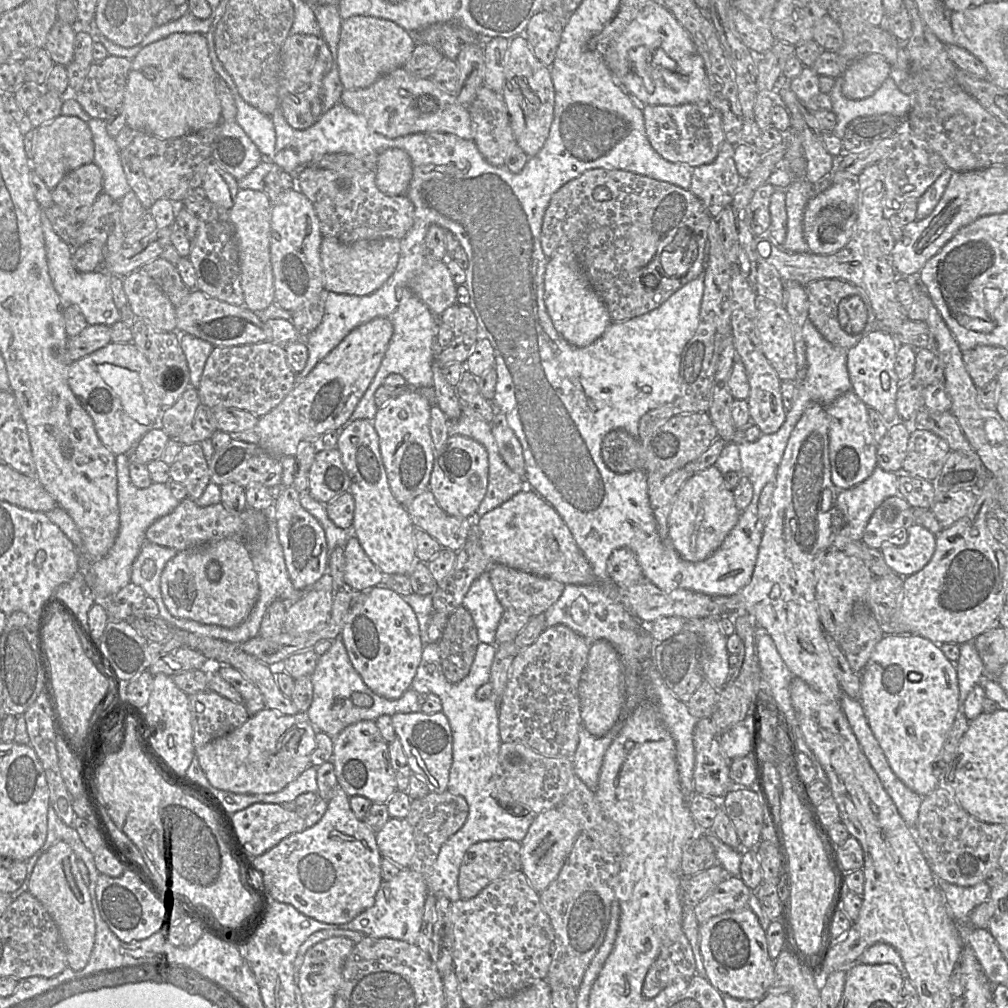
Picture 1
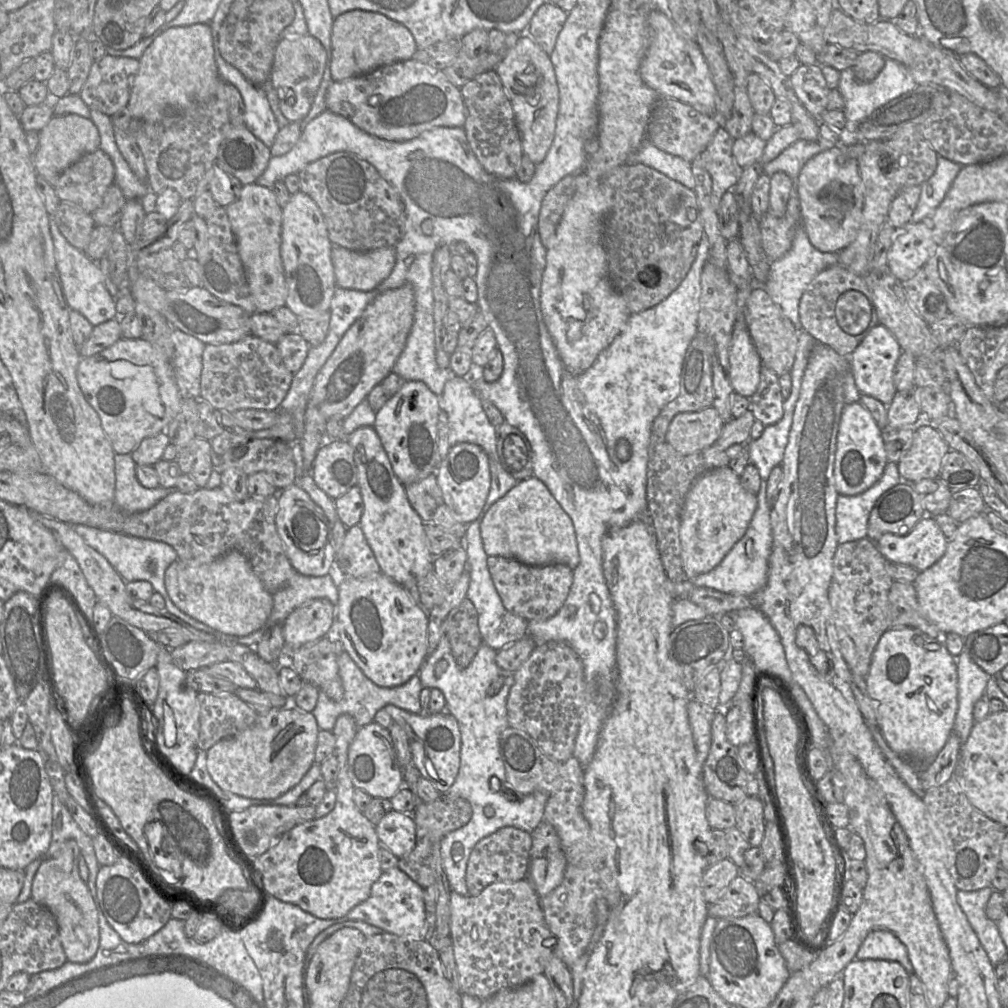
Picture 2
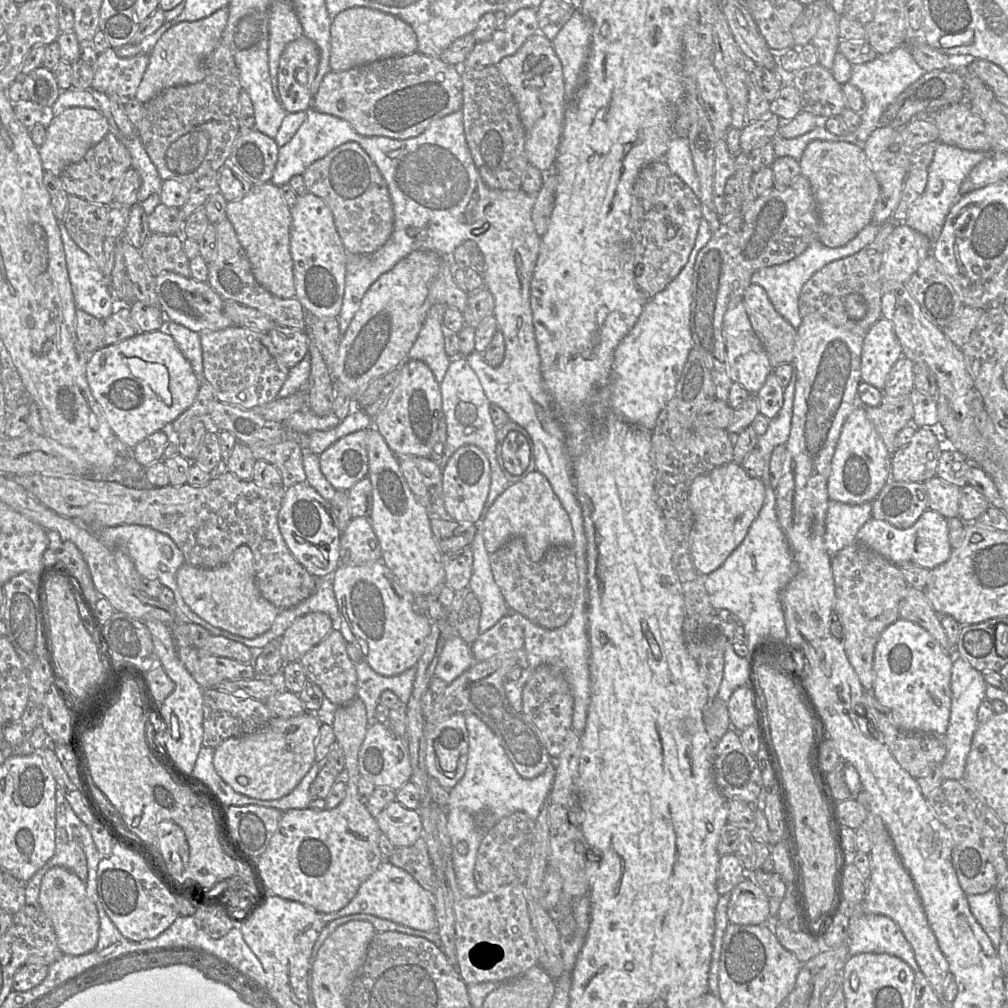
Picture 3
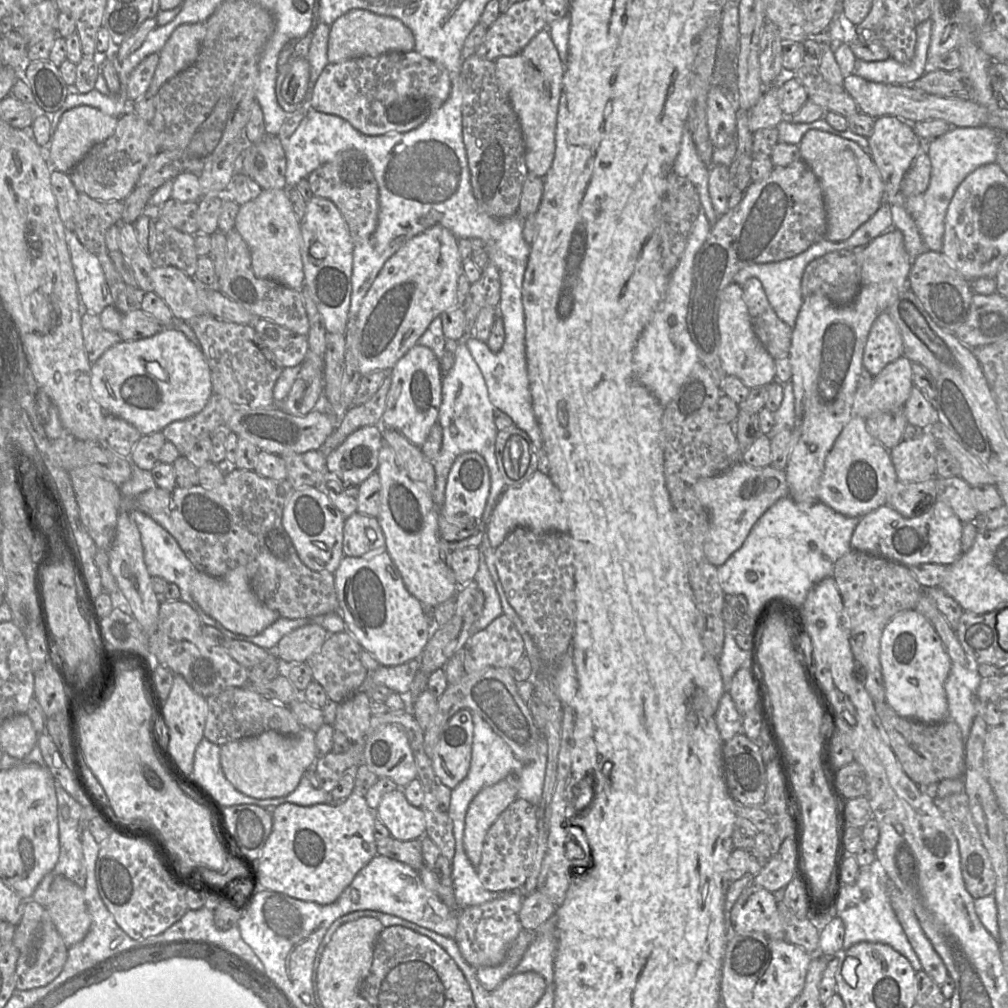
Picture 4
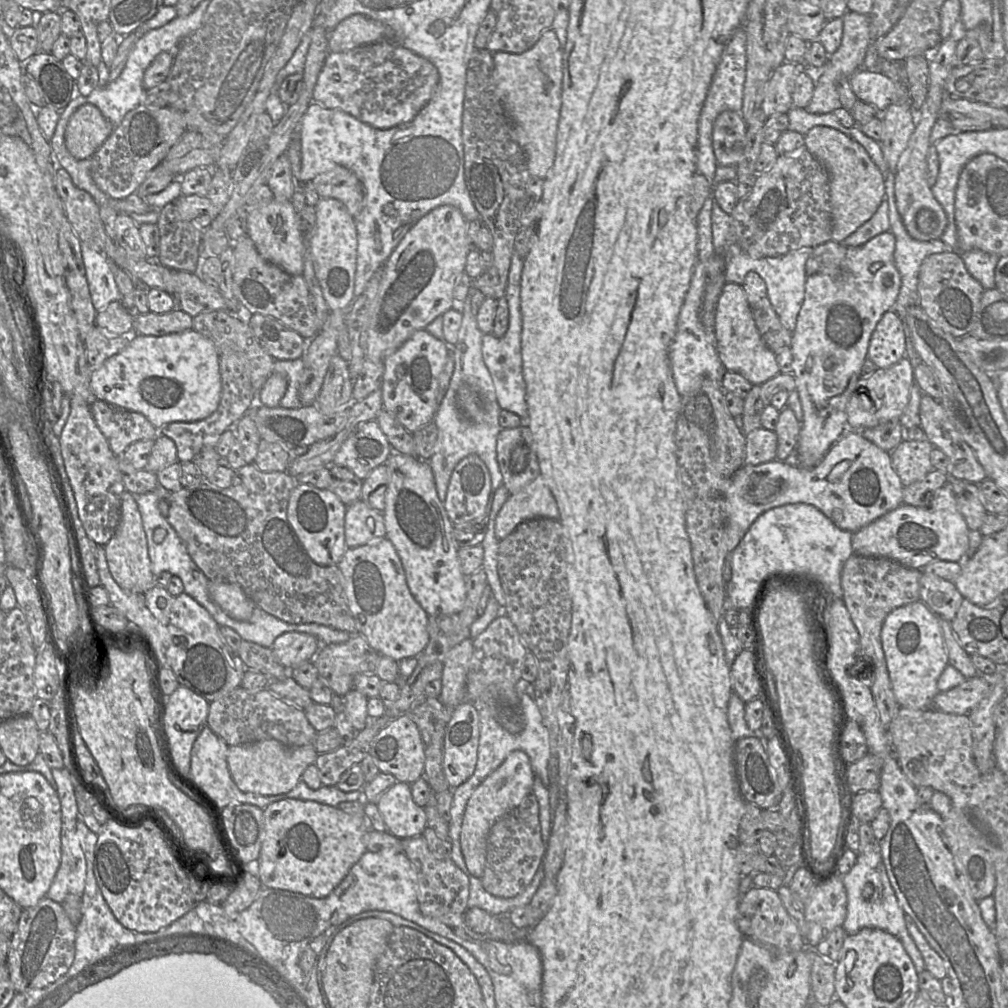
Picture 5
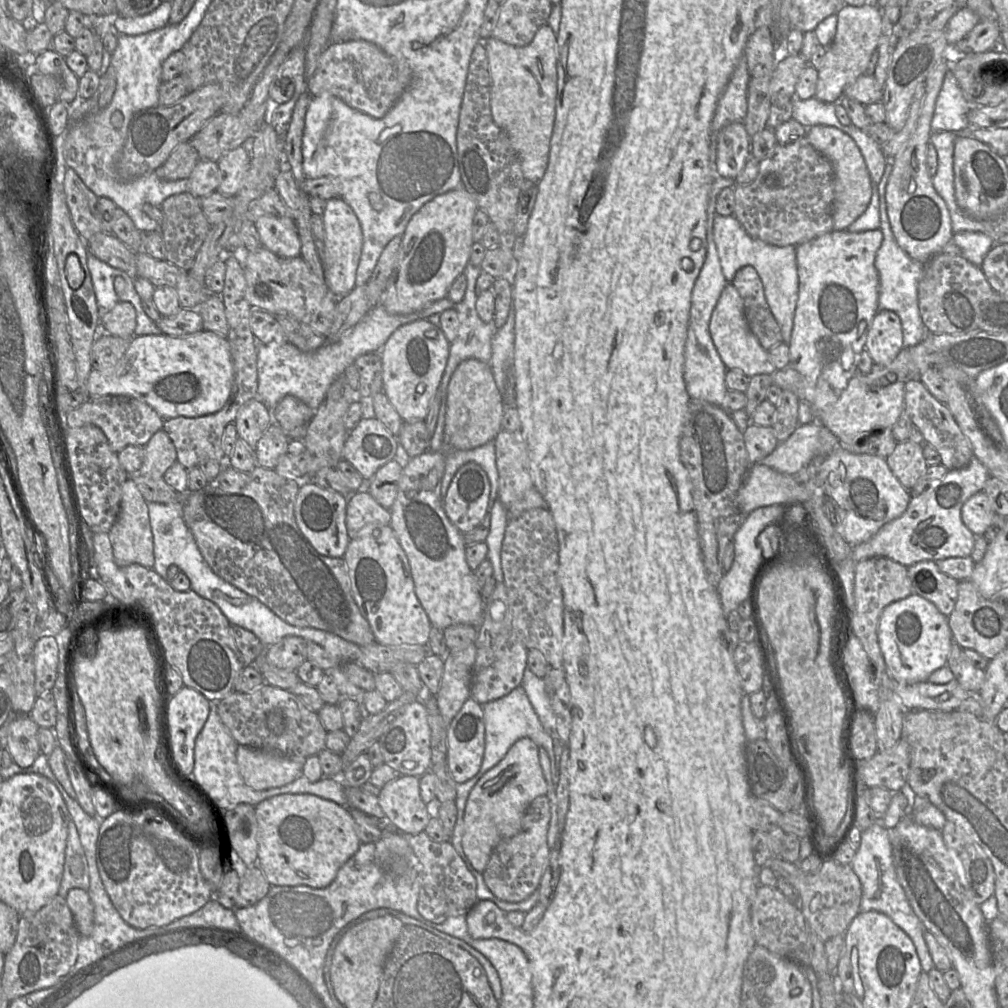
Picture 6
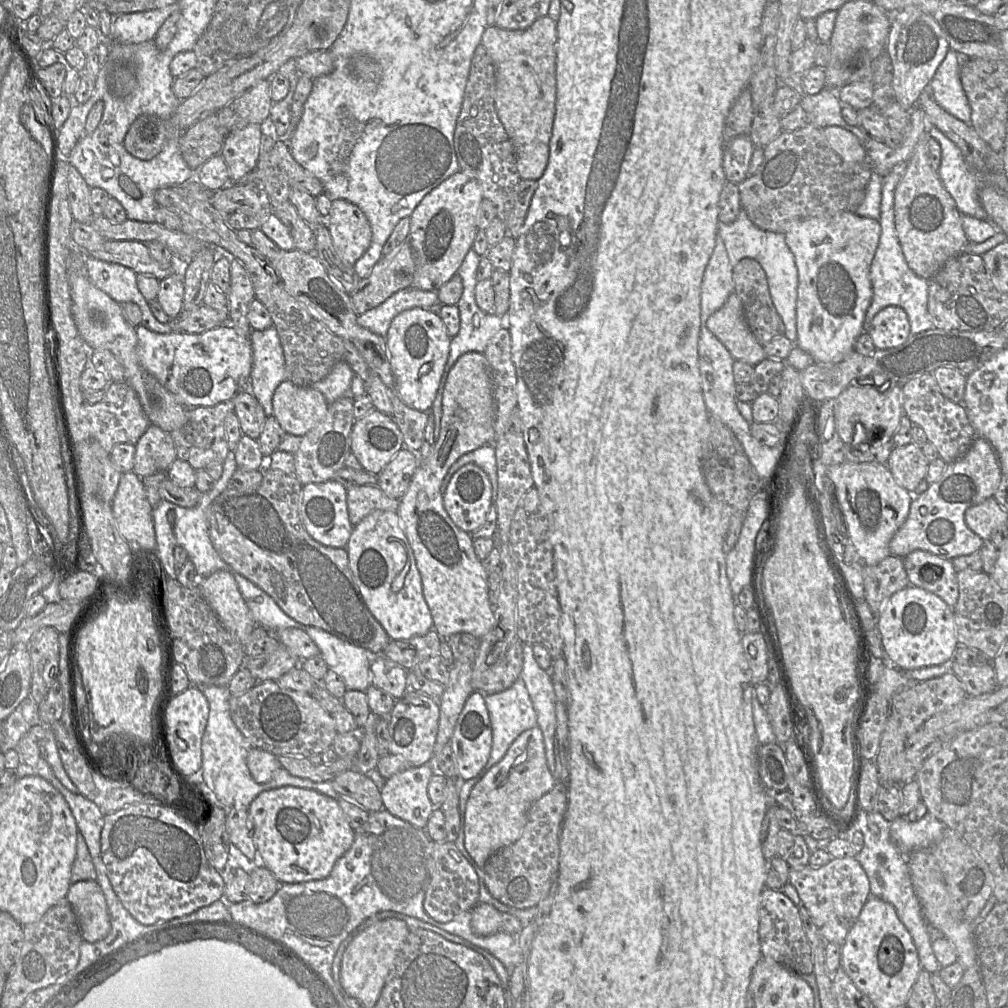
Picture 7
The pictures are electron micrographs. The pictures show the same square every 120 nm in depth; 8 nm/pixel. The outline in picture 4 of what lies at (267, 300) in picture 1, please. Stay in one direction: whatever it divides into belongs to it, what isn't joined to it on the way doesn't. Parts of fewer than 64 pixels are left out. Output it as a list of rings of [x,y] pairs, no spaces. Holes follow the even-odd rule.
[[[287,188],[262,190],[255,199],[240,205],[234,227],[249,247],[256,277],[301,291],[304,287],[301,226],[288,198]]]

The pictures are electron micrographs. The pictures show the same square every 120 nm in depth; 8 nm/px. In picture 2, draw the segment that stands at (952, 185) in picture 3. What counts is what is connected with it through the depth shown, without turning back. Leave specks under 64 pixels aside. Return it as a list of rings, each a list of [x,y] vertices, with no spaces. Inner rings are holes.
[[[938,156],[935,172],[923,183],[926,184],[926,190],[928,190],[930,199],[924,198],[923,203],[918,201],[910,222],[918,223],[935,211],[946,196],[961,167],[957,163]]]

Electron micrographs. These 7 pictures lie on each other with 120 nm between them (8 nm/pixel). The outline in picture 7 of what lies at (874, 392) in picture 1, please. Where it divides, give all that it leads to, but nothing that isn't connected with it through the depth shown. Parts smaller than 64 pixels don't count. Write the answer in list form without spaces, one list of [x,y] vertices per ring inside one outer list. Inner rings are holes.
[[[887,306],[880,310],[868,327],[876,349],[889,349],[901,346],[911,335],[910,323],[904,309]]]

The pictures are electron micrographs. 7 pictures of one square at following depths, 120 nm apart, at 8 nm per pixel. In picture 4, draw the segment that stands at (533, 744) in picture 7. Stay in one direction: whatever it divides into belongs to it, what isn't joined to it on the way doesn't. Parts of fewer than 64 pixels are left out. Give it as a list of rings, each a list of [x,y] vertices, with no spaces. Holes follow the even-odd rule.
[[[508,775],[503,780],[483,788],[471,801],[464,828],[464,849],[477,868],[482,856],[488,830],[499,815],[517,799],[519,781],[516,775]]]

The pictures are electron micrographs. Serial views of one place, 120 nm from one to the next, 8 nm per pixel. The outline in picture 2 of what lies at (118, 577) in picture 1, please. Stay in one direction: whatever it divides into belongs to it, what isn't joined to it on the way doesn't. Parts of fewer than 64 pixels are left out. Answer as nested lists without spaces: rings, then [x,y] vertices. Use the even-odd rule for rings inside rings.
[[[131,454],[114,455],[114,503],[125,513],[138,513],[150,509],[176,488],[145,488],[136,478],[137,464]]]

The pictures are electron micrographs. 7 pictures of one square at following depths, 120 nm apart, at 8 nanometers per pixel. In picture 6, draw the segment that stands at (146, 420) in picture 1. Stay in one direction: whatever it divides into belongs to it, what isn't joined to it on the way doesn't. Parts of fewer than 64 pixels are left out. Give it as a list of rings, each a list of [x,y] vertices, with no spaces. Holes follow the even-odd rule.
[[[201,330],[189,335],[133,336],[113,370],[91,370],[86,391],[90,396],[126,396],[151,406],[164,420],[178,416],[199,417],[219,411],[233,385],[234,370],[226,337]]]

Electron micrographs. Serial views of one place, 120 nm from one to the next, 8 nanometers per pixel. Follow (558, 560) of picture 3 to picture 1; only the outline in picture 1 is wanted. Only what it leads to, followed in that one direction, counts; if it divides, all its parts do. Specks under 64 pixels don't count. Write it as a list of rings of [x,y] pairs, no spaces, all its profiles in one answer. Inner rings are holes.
[[[493,562],[488,569],[495,594],[504,610],[537,616],[544,613],[562,595],[565,584],[532,575]]]

